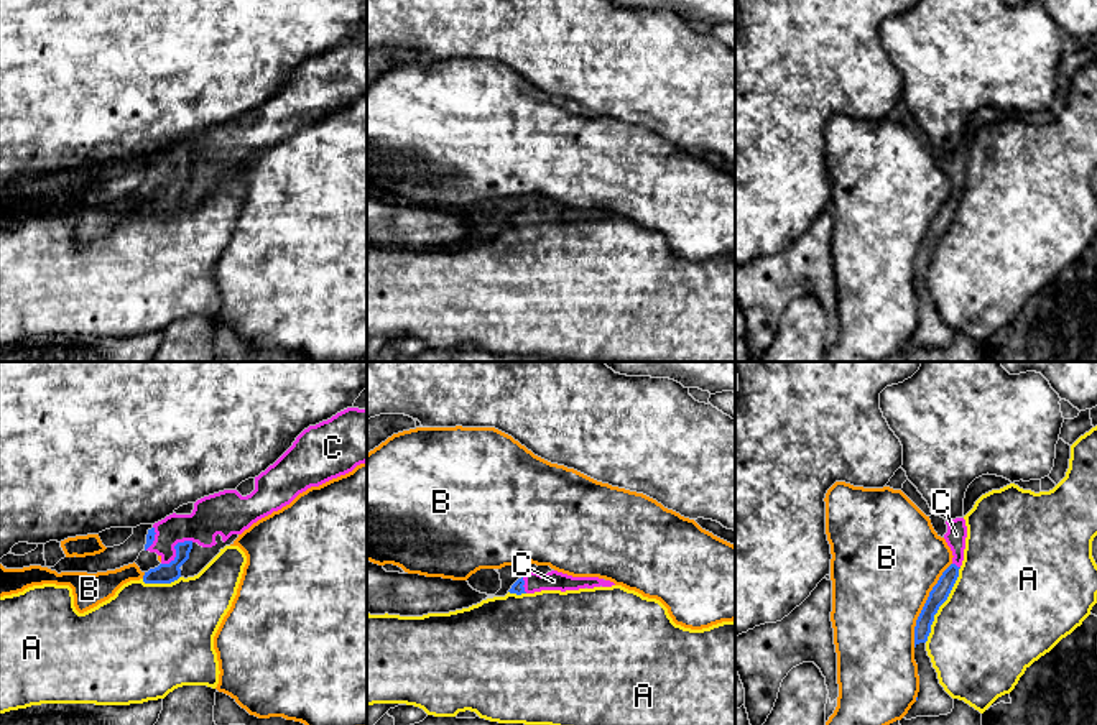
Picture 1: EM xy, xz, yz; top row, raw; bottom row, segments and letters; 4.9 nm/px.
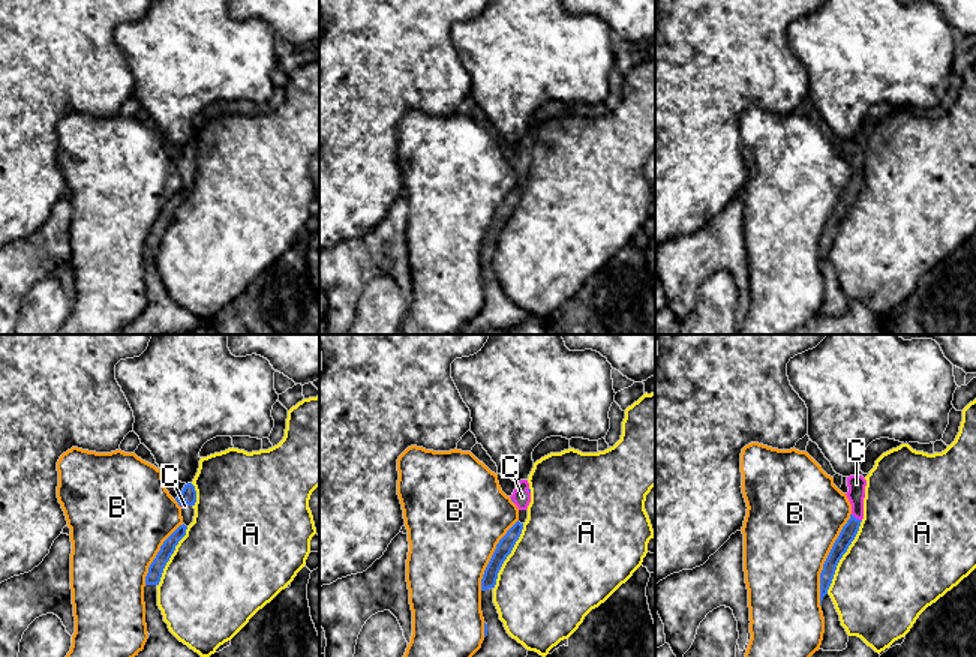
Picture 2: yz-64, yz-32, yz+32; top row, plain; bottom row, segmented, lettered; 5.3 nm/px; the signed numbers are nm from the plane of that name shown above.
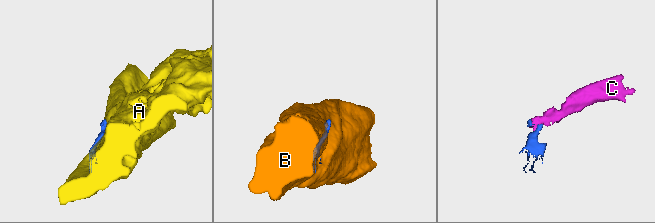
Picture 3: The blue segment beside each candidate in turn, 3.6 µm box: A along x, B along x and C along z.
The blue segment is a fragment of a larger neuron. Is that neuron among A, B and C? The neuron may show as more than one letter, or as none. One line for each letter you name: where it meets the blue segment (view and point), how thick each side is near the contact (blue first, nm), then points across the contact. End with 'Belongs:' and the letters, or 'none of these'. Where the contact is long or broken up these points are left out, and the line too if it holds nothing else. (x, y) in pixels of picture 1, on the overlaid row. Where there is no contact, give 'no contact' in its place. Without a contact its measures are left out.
C: xy (175, 548) | 100/200 nm | across xy (165, 572), (175, 556), (175, 548), (212, 515)
Belongs: C

